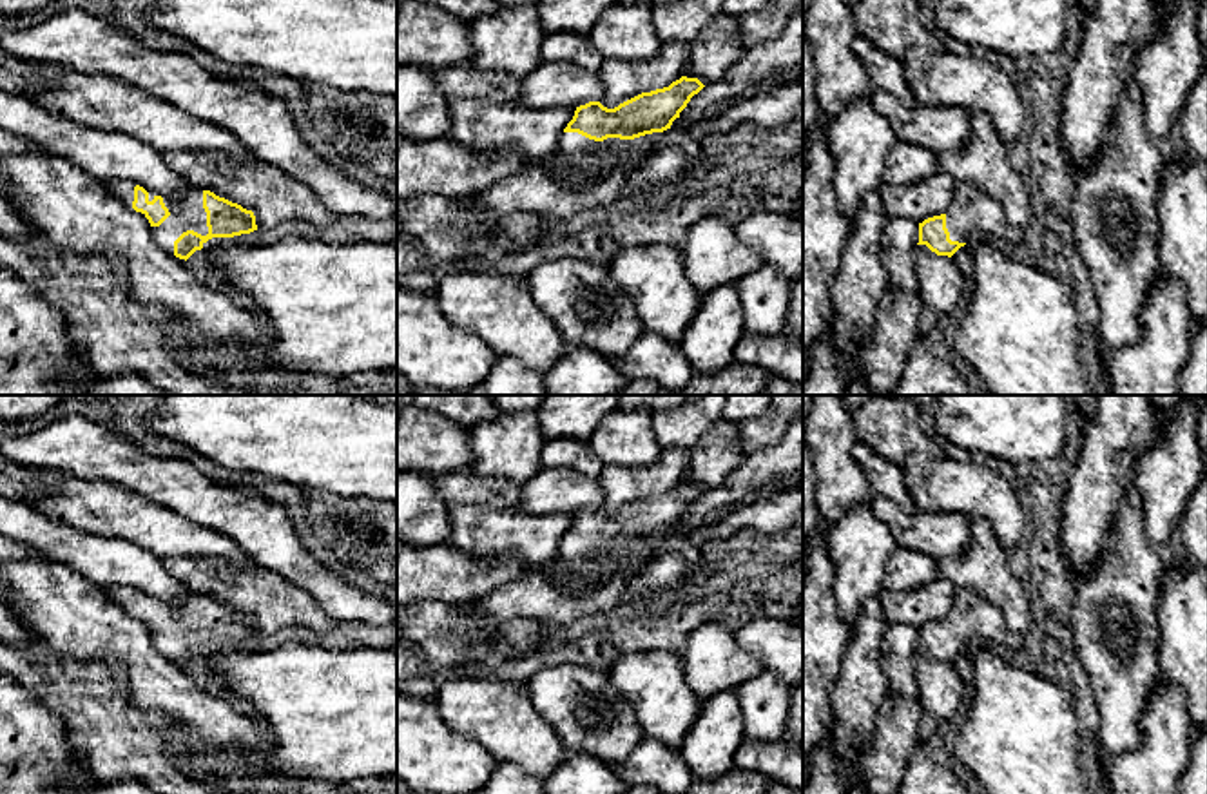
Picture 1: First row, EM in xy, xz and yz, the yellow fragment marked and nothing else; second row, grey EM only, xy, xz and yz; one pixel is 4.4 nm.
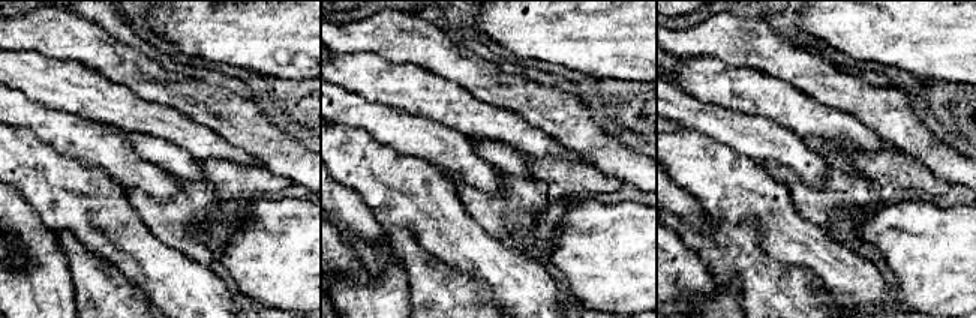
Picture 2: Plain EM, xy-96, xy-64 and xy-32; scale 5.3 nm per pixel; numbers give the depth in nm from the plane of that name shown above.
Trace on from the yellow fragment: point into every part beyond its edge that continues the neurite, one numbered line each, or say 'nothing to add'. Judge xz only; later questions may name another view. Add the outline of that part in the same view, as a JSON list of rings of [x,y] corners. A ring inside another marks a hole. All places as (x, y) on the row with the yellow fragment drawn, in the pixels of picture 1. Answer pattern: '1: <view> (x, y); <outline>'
1: xz (535, 189); [[[562,132],[555,167],[526,165],[489,189],[460,196],[457,201],[498,216],[546,214],[549,218],[571,218],[584,208],[605,205],[622,196],[625,179],[620,169],[611,170],[602,179],[587,183],[576,179],[578,165],[585,154],[604,147],[618,150],[622,143],[620,138],[594,141],[578,132]]]

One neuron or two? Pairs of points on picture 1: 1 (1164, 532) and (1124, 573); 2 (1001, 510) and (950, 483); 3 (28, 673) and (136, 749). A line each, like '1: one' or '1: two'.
1: two
2: one
3: one

